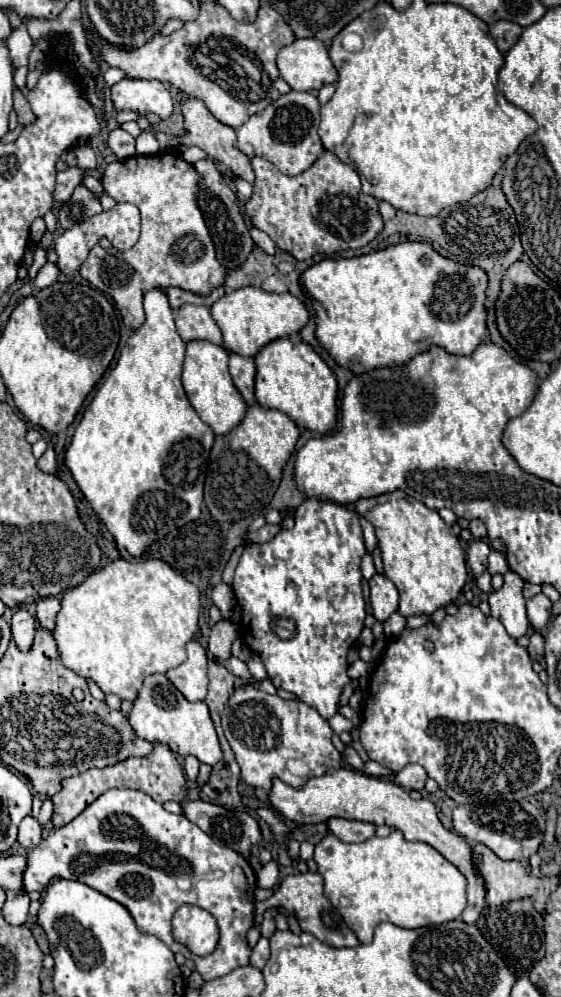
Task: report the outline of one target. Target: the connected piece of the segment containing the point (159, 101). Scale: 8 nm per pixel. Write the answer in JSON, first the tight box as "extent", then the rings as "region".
{"extent":[112,78,172,118],"region":[[[124,78],[112,86],[114,110],[130,110],[138,114],[158,114],[168,118],[172,114],[172,96],[160,80],[132,80]]]}

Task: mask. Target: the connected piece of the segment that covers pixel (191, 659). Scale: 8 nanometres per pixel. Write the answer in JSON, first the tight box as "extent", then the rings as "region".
{"extent":[168,640,208,702],"region":[[[190,640],[186,644],[188,658],[174,670],[168,670],[168,680],[190,700],[198,702],[204,700],[208,692],[208,661],[206,650],[200,642]]]}

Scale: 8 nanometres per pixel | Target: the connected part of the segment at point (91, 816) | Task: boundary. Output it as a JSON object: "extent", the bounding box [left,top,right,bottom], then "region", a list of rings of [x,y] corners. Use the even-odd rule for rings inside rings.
{"extent":[22,788,256,980],"region":[[[112,788],[106,790],[100,798],[96,798],[82,814],[78,814],[70,824],[50,832],[34,850],[26,852],[26,868],[22,876],[22,890],[42,892],[52,878],[78,880],[88,884],[90,888],[102,892],[104,896],[120,902],[136,922],[136,928],[144,934],[152,934],[160,938],[172,952],[182,952],[186,958],[196,962],[196,970],[204,980],[214,980],[226,976],[238,966],[246,966],[250,960],[250,948],[246,942],[246,932],[254,926],[254,888],[256,888],[256,872],[250,862],[220,846],[208,838],[194,822],[186,816],[172,814],[164,810],[162,804],[154,802],[148,794],[132,788]],[[182,904],[194,904],[202,910],[208,910],[220,928],[220,942],[216,950],[204,958],[196,958],[192,952],[184,950],[184,946],[176,946],[172,938],[172,916]]]}

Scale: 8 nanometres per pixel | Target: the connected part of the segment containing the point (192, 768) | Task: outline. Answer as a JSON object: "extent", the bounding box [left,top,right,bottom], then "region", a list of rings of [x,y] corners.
{"extent":[184,756,200,780],"region":[[[186,756],[184,758],[184,772],[186,772],[186,776],[188,776],[188,780],[196,780],[196,776],[198,776],[198,766],[200,766],[200,762],[198,762],[198,758],[196,756]]]}

